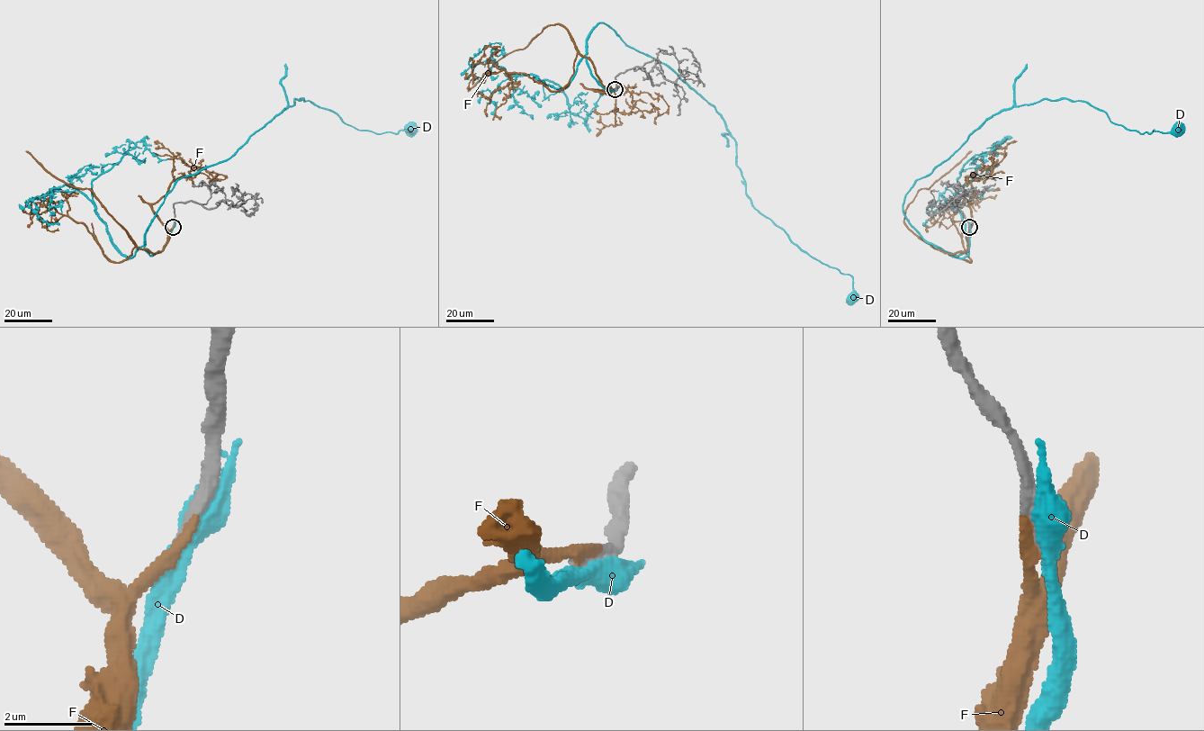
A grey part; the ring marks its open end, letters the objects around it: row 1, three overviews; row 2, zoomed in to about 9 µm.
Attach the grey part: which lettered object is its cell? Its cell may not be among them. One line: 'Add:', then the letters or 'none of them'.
Add: F

